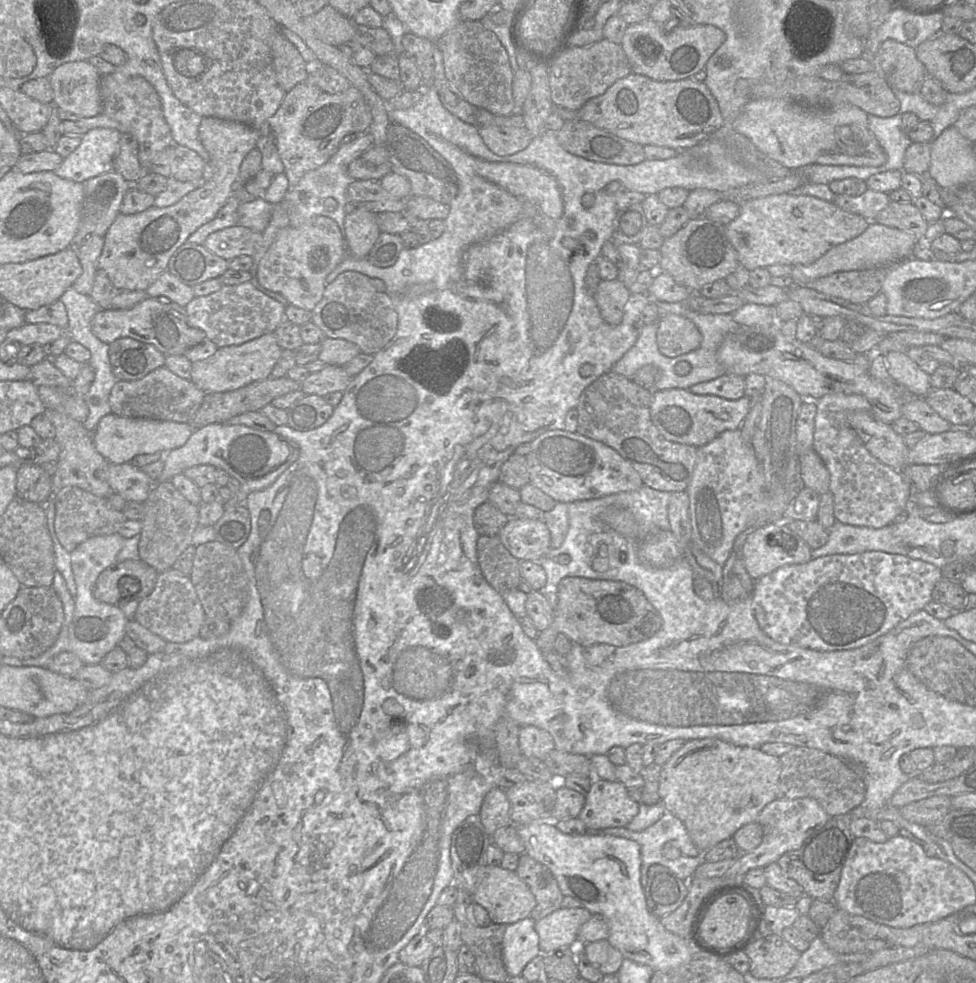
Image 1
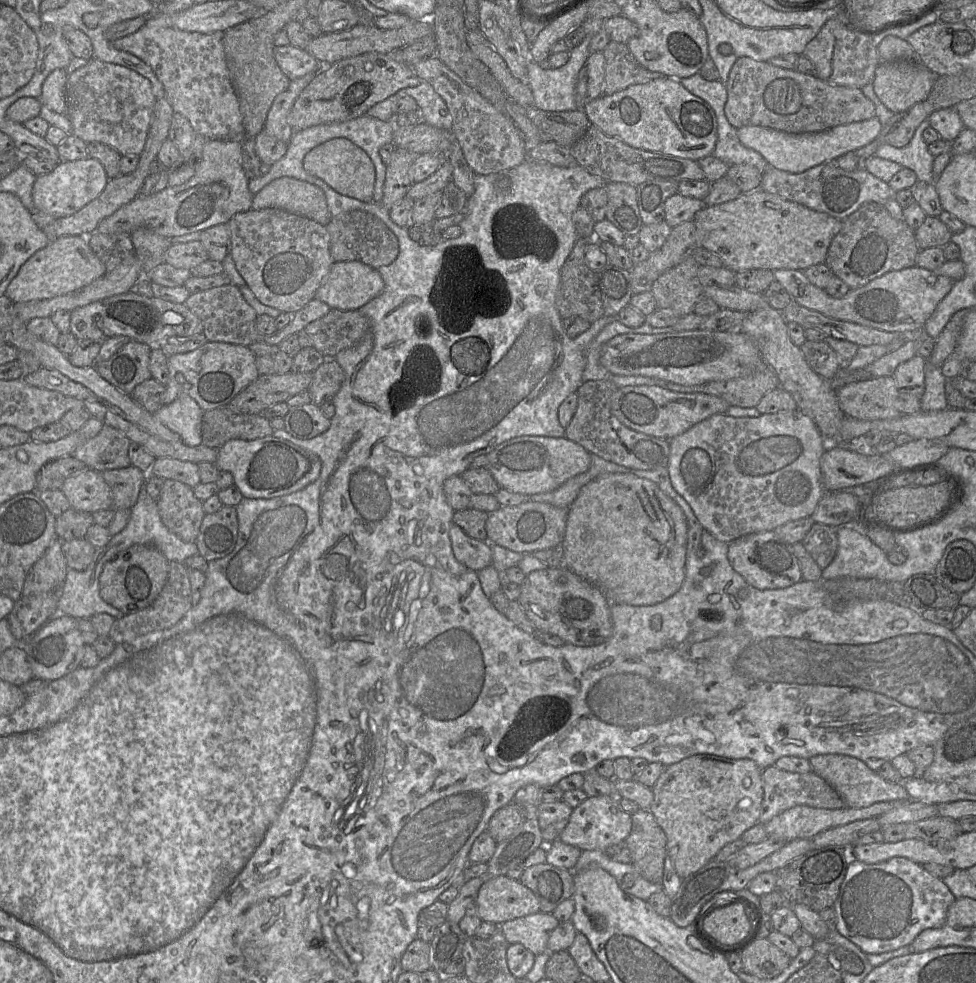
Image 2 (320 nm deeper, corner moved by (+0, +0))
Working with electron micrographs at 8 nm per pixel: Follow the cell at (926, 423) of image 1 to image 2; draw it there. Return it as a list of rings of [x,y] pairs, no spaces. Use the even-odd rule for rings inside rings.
[[[893,376],[849,383],[836,390],[845,416],[858,420],[884,420],[899,417],[896,400],[900,392]]]

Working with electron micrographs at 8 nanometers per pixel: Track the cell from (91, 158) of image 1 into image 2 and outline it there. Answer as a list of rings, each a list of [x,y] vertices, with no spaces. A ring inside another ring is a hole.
[[[94,158],[60,161],[48,174],[36,177],[32,188],[34,212],[43,212],[55,218],[73,215],[104,190],[109,178],[103,165]]]

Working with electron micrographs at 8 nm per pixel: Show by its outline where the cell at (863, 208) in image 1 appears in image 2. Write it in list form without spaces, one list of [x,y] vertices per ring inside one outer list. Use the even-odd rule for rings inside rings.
[[[836,161],[822,163],[798,174],[768,167],[762,175],[760,189],[841,221],[865,203],[875,202],[884,205],[894,196],[888,183],[867,170],[846,171],[840,168]]]

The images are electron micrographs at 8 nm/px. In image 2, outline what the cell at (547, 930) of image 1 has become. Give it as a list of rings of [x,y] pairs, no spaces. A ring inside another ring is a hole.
[[[537,912],[499,925],[509,944],[519,943],[535,956],[547,951],[551,932],[560,924],[552,913]]]

